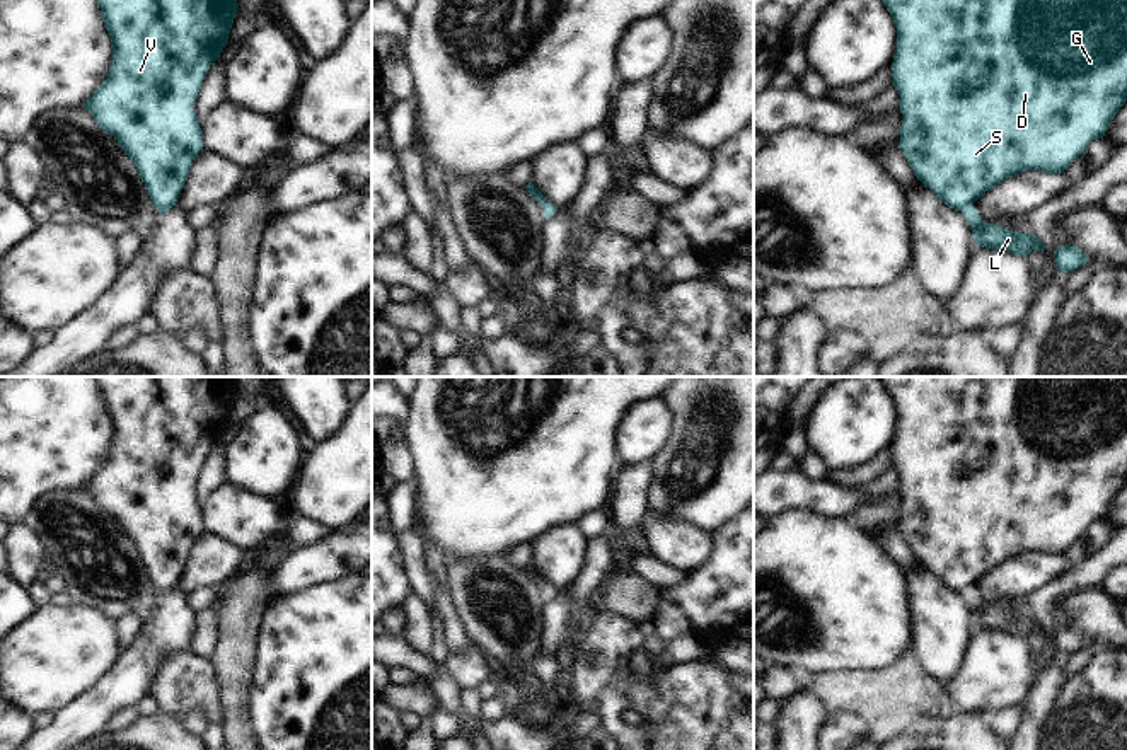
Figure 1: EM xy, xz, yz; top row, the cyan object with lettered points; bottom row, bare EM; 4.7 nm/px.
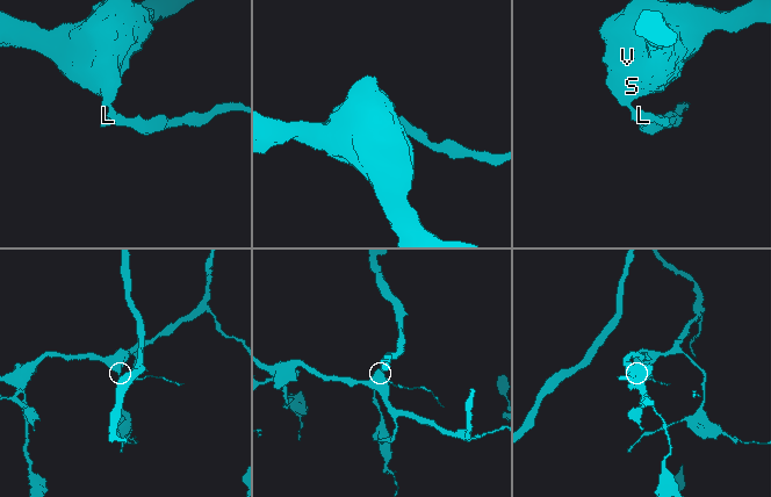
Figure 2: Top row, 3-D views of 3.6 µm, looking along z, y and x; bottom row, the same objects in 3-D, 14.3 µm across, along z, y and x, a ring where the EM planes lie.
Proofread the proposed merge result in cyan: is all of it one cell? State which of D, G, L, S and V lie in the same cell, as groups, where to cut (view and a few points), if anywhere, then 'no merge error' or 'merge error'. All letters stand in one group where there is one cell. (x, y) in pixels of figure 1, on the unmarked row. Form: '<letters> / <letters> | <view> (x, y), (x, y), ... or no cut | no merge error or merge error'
D G S V / L | yz (972, 585), (960, 592) | merge error

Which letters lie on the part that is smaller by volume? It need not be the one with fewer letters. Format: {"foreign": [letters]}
{"foreign": ["L"]}

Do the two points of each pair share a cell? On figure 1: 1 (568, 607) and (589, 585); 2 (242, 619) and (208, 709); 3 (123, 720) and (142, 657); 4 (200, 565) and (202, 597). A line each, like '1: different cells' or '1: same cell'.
1: different cells
2: different cells
3: different cells
4: different cells

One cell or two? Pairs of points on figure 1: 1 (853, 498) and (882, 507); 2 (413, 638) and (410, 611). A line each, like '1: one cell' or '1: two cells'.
1: two cells
2: one cell

